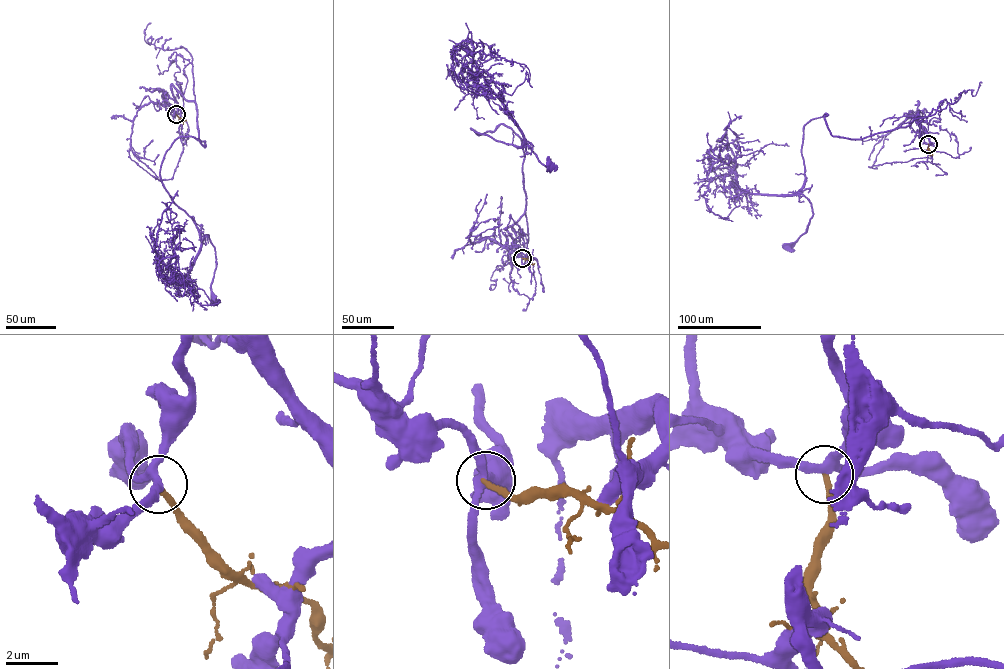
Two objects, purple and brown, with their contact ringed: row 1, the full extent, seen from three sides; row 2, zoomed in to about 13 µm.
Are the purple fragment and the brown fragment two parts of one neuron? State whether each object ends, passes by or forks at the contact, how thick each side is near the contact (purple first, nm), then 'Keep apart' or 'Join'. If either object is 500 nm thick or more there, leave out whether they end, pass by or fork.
At the ring purple forks. At the ring brown ends. Thickness 280 nm (purple) against 220 nm. Keep apart

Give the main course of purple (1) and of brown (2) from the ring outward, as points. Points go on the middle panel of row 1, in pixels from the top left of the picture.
1: (522, 258), (505, 228), (525, 209), (521, 138), (503, 125), (470, 129), (525, 142), (549, 164)
2: (522, 258), (534, 263)

